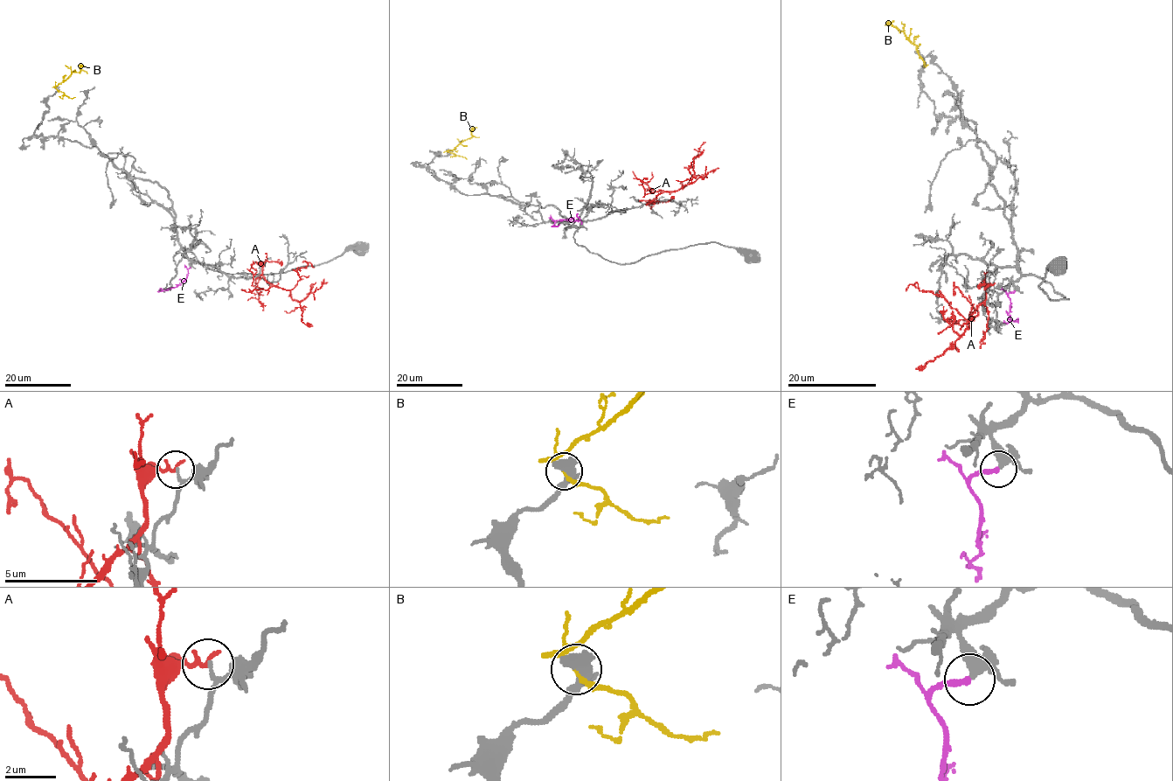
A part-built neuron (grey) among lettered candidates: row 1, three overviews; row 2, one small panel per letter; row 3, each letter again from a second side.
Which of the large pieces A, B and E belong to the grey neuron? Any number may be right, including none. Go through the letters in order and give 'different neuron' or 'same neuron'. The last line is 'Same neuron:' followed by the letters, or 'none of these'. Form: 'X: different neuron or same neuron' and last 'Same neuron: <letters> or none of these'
A: different neuron
B: different neuron
E: same neuron
Same neuron: E

